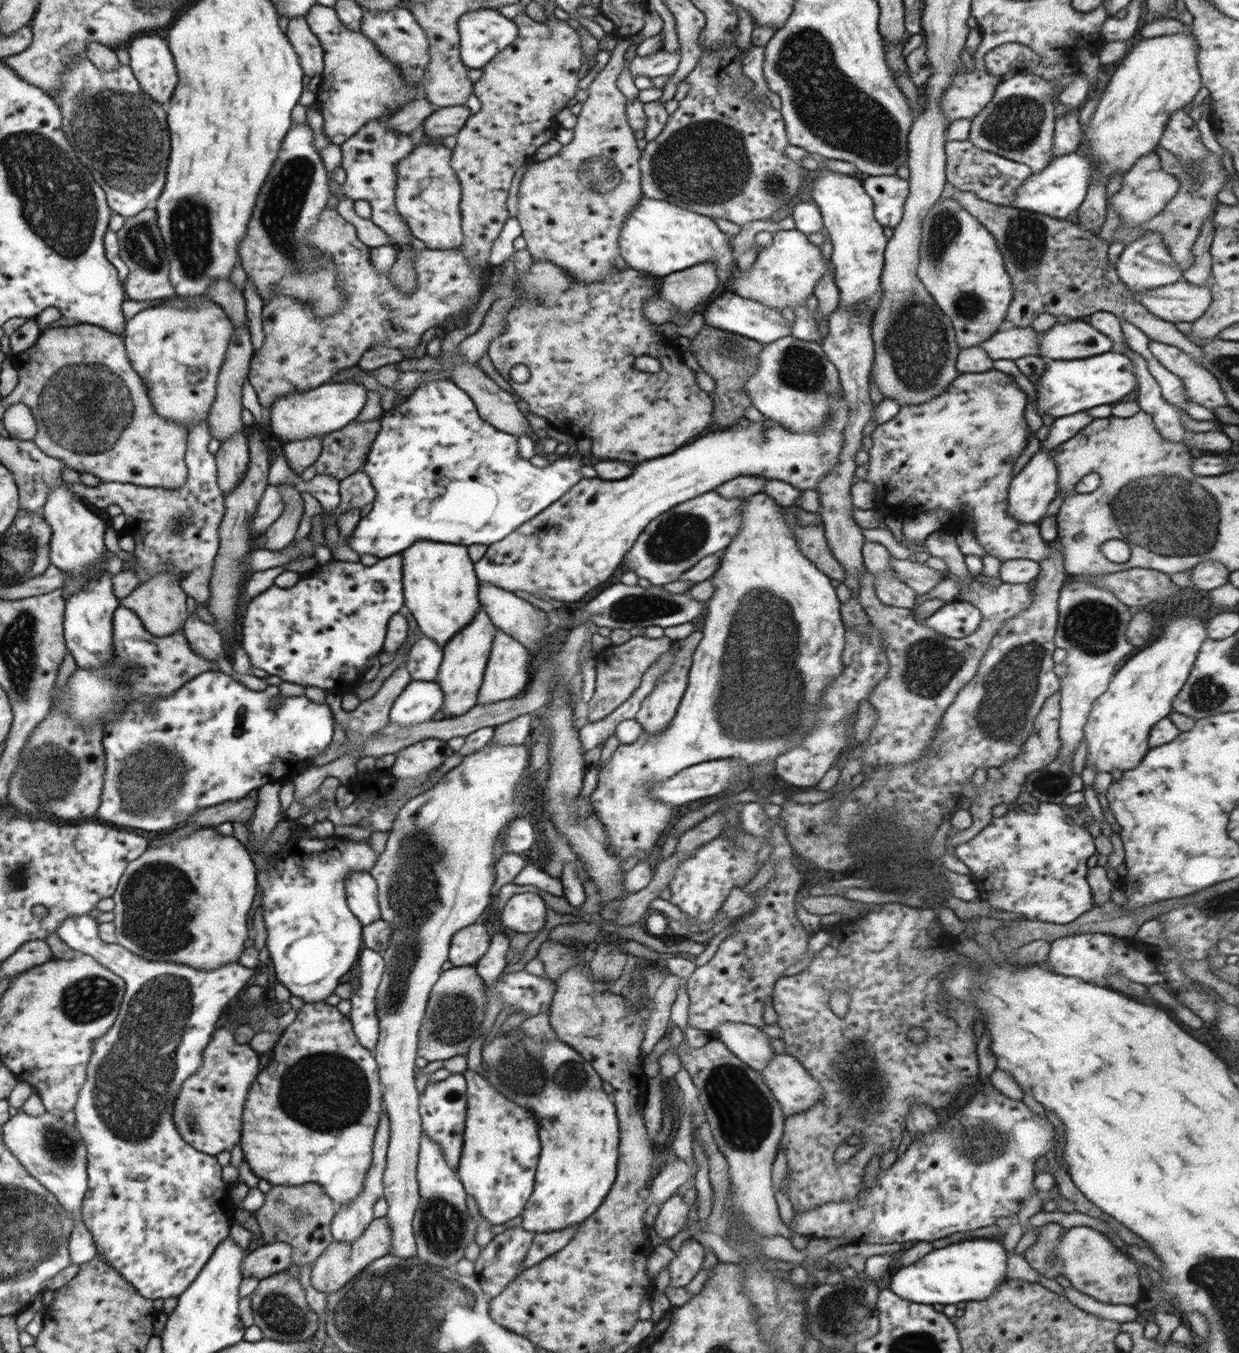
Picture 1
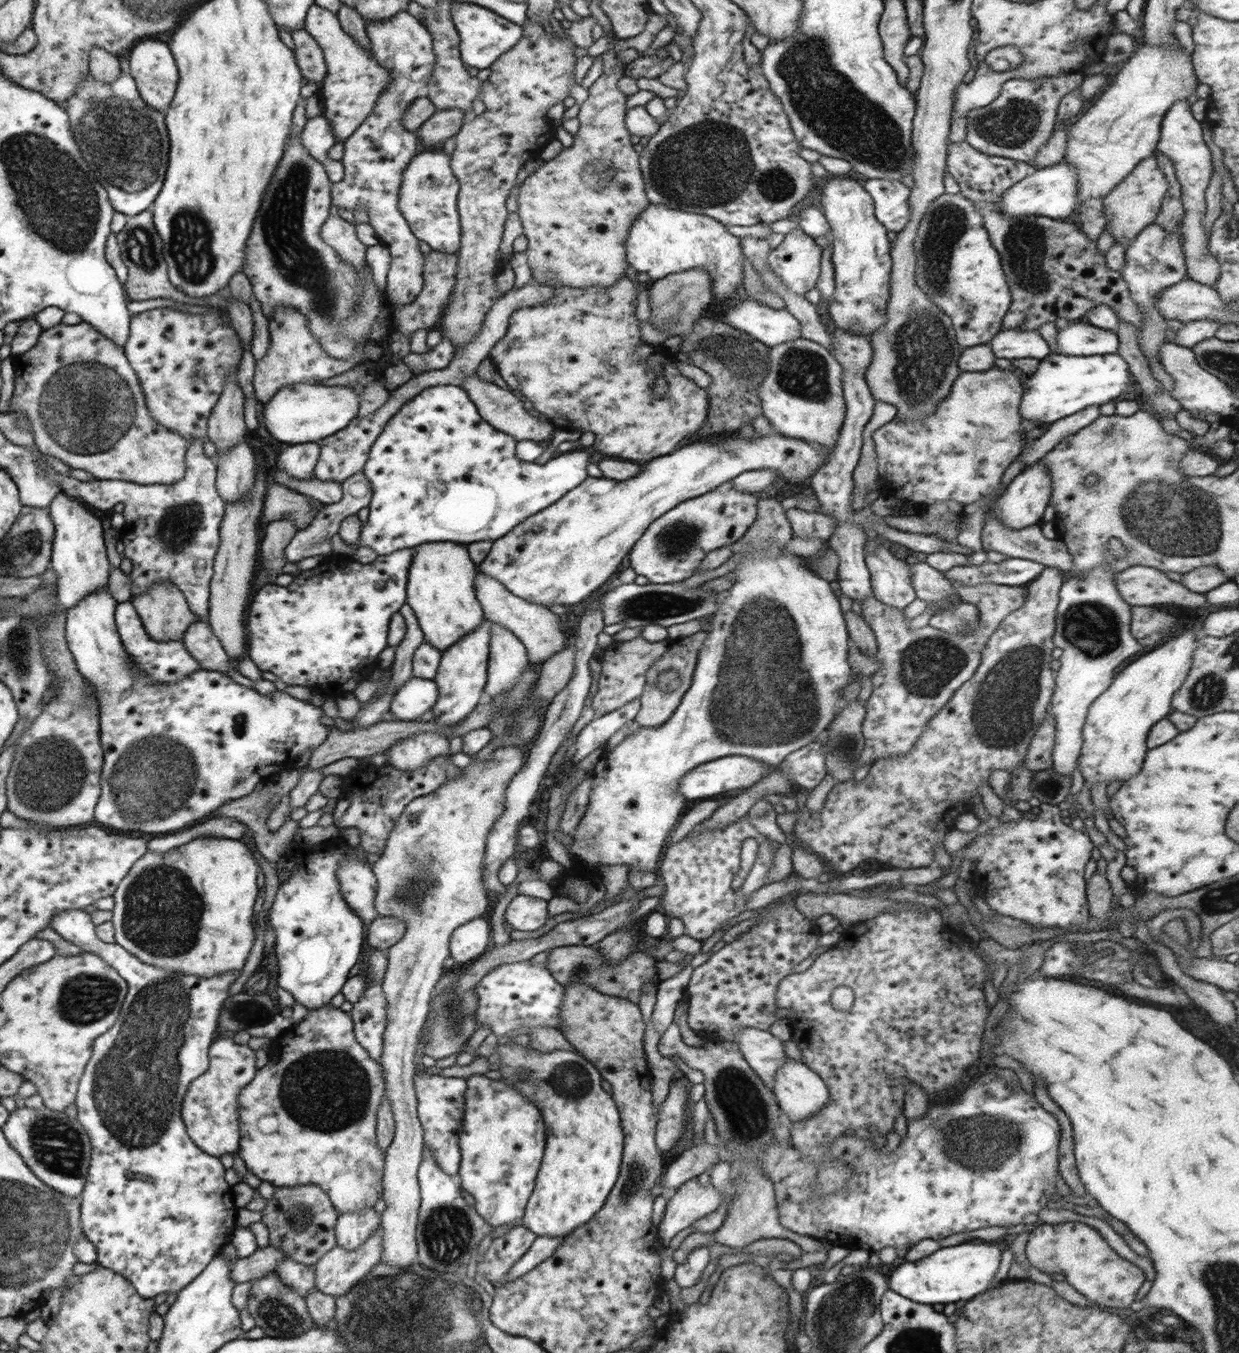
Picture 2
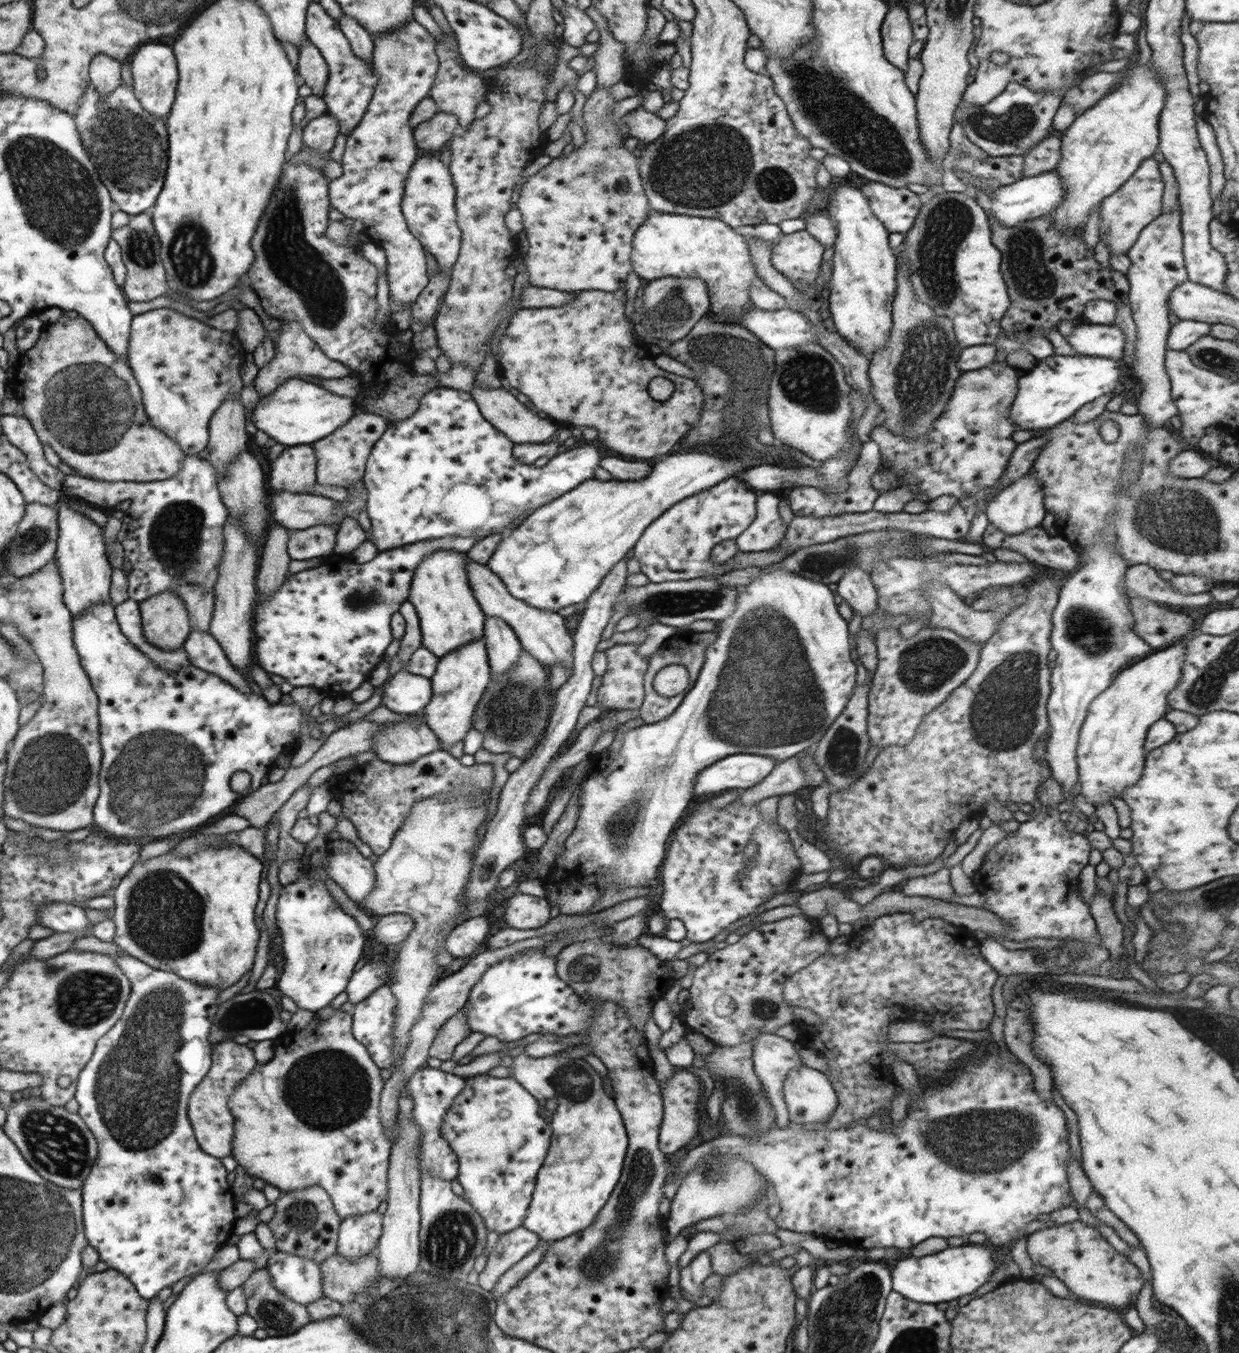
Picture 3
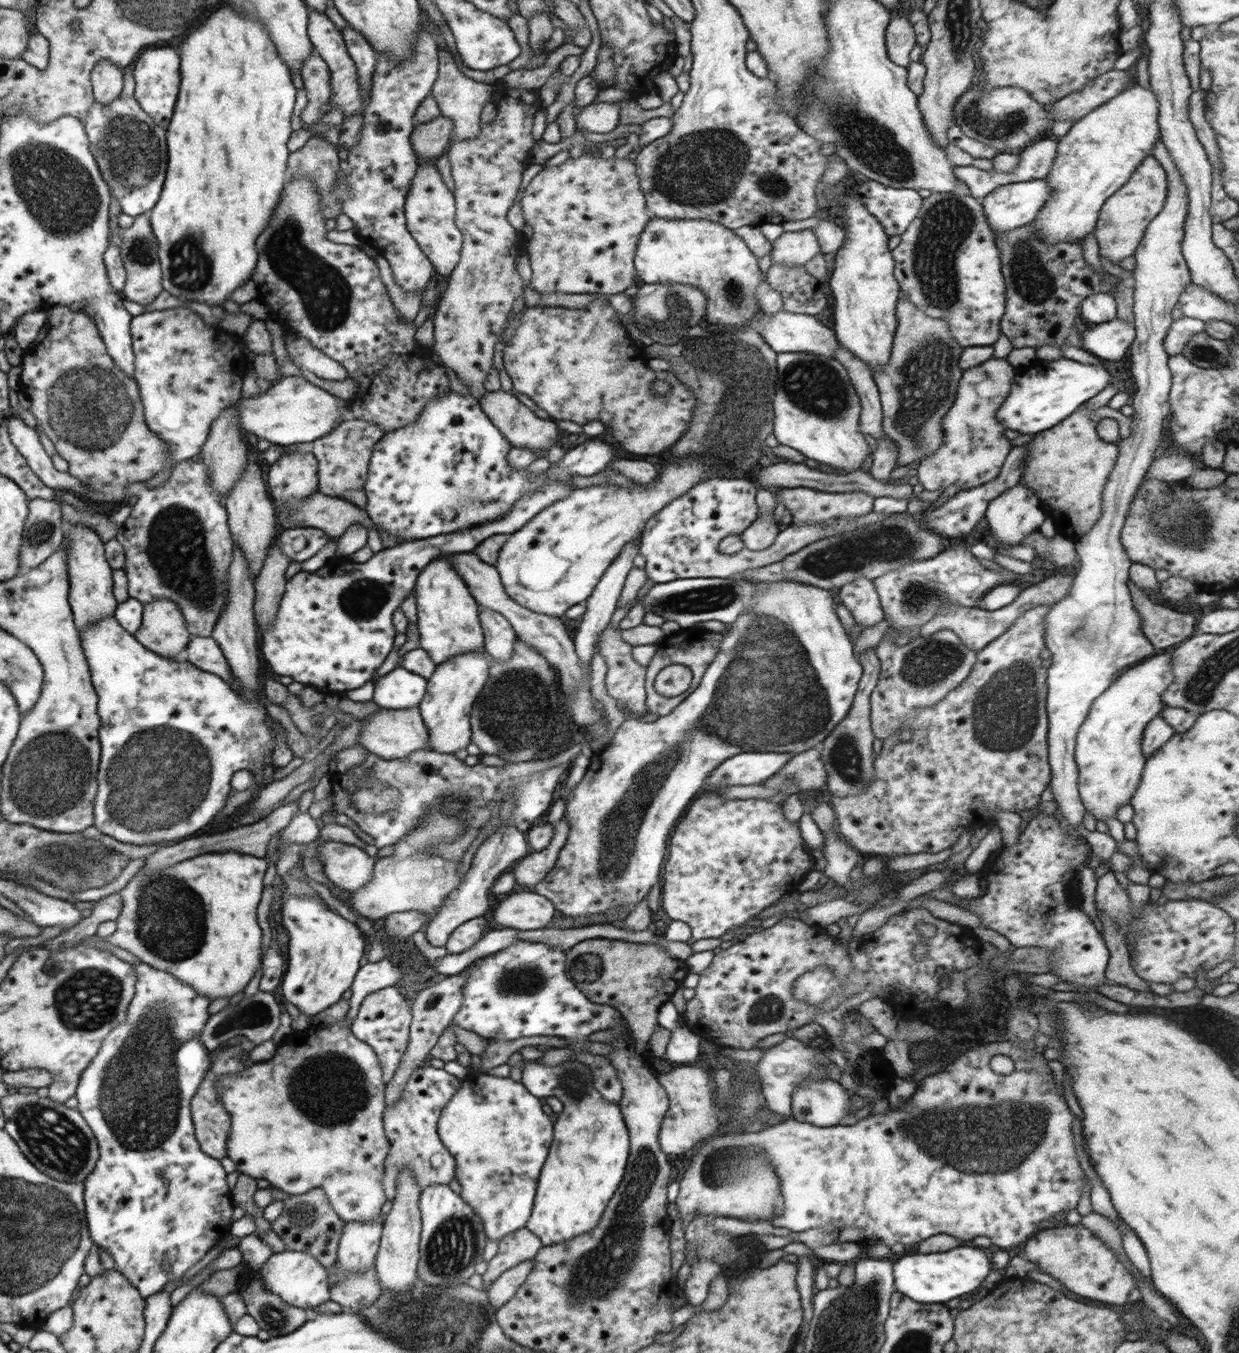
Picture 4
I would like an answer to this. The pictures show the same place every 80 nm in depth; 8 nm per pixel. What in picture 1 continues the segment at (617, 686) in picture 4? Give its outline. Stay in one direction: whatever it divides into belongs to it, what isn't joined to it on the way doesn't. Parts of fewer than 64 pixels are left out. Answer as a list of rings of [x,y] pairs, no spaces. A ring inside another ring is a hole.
[[[635,632],[628,642],[606,648],[604,650],[606,658],[600,660],[596,666],[596,669],[598,668],[595,682],[596,691],[588,704],[588,722],[598,722],[606,718],[620,704],[626,702],[640,688],[641,679],[646,670],[654,666],[654,662],[668,652],[673,644],[674,642],[666,636],[652,639],[646,638],[641,632]]]

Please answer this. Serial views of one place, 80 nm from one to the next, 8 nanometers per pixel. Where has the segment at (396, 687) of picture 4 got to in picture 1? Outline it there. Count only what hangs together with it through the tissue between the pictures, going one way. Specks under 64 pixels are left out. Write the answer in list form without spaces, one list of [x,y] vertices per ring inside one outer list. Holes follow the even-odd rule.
[[[412,680],[394,702],[389,722],[415,726],[433,720],[444,703],[444,694],[436,681]]]

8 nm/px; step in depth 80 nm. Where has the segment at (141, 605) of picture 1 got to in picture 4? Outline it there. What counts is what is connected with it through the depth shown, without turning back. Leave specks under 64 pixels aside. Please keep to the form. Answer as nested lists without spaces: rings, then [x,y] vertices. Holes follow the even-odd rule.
[[[156,599],[152,603],[143,603],[142,627],[134,636],[136,641],[152,652],[158,653],[160,657],[172,659],[183,656],[191,640],[181,608],[176,601],[170,599]]]

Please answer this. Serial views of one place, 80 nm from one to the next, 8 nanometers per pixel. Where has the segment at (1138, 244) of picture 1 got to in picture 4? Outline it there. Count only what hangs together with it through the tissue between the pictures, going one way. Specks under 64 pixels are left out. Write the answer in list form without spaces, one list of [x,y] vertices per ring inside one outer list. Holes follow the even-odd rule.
[[[1159,137],[1152,148],[1151,156],[1162,166],[1167,175],[1167,198],[1162,211],[1148,224],[1143,239],[1135,250],[1135,269],[1131,280],[1134,288],[1133,322],[1135,323],[1135,337],[1130,348],[1131,372],[1136,380],[1136,394],[1132,397],[1134,408],[1133,421],[1130,424],[1130,437],[1118,441],[1119,455],[1109,474],[1103,490],[1102,516],[1098,522],[1082,537],[1075,542],[1075,549],[1080,558],[1080,568],[1075,570],[1074,580],[1068,589],[1066,596],[1051,605],[1044,619],[1044,644],[1052,654],[1052,665],[1047,674],[1047,700],[1046,709],[1049,720],[1047,732],[1048,762],[1051,767],[1052,789],[1057,808],[1067,820],[1067,823],[1075,829],[1081,828],[1085,806],[1079,795],[1079,770],[1075,761],[1075,744],[1081,724],[1085,721],[1092,708],[1092,704],[1114,682],[1114,676],[1124,672],[1126,666],[1134,666],[1142,663],[1148,656],[1154,656],[1154,646],[1142,633],[1141,618],[1132,604],[1128,589],[1129,568],[1133,565],[1123,544],[1121,543],[1121,530],[1126,520],[1126,515],[1135,497],[1137,488],[1145,478],[1149,466],[1155,460],[1155,450],[1161,438],[1164,421],[1171,416],[1169,408],[1169,392],[1171,389],[1171,372],[1167,365],[1169,354],[1164,348],[1164,339],[1173,323],[1172,308],[1180,300],[1180,294],[1191,284],[1189,266],[1182,254],[1181,244],[1185,234],[1184,226],[1188,218],[1188,191],[1186,183],[1182,181],[1180,169],[1176,169],[1176,162],[1172,161],[1170,151],[1166,149],[1163,140]]]

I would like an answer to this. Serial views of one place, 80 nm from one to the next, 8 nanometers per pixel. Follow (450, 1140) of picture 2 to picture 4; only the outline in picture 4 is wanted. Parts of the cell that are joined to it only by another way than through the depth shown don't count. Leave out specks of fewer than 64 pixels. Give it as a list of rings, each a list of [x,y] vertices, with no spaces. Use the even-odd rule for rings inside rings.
[[[426,1063],[410,1075],[400,1098],[390,1107],[385,1107],[382,1122],[386,1140],[390,1144],[390,1151],[385,1161],[382,1186],[384,1186],[387,1200],[392,1200],[396,1196],[398,1192],[396,1180],[404,1168],[412,1172],[420,1190],[428,1188],[430,1184],[448,1185],[454,1180],[455,1158],[441,1142],[437,1124],[446,1104],[460,1088],[461,1081],[444,1069],[434,1068]]]

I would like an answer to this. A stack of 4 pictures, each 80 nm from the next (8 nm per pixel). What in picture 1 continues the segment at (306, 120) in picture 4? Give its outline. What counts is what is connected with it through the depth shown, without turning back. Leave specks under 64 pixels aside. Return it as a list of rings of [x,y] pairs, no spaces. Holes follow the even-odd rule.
[[[305,17],[290,19],[287,37],[299,56],[303,73],[310,78],[320,75],[324,68],[324,49],[317,36],[310,30]]]

